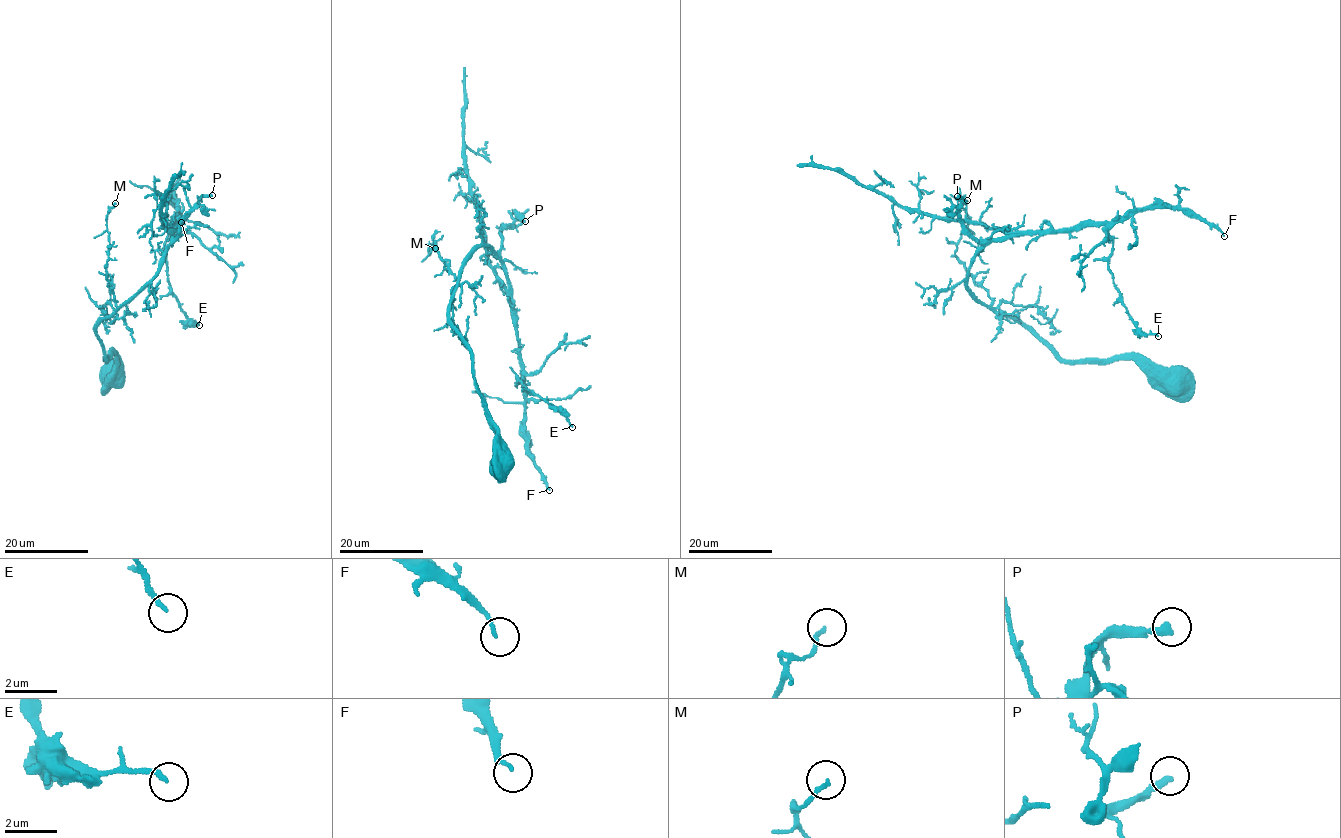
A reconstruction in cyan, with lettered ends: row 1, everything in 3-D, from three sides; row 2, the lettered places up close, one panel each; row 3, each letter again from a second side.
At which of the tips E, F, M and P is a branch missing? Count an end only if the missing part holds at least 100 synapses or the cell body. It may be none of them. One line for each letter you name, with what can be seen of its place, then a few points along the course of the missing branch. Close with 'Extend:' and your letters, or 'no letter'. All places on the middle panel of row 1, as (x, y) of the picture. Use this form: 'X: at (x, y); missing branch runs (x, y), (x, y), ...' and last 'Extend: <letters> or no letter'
Extend: no letter

